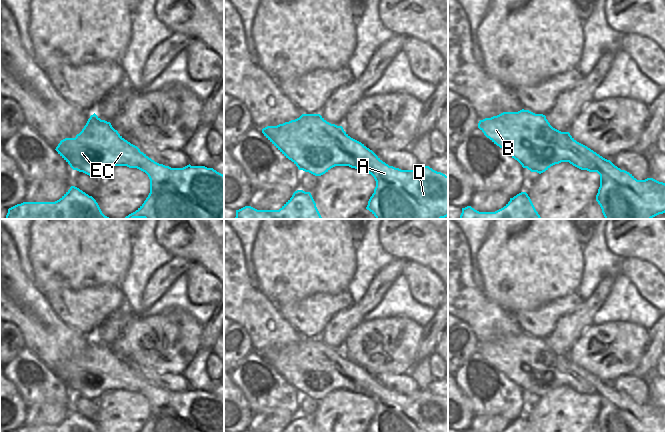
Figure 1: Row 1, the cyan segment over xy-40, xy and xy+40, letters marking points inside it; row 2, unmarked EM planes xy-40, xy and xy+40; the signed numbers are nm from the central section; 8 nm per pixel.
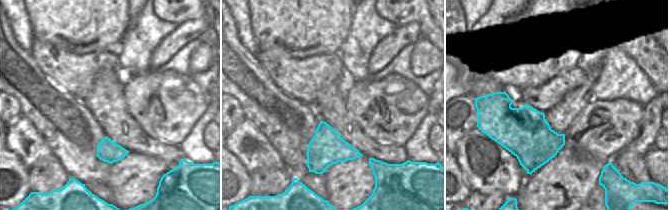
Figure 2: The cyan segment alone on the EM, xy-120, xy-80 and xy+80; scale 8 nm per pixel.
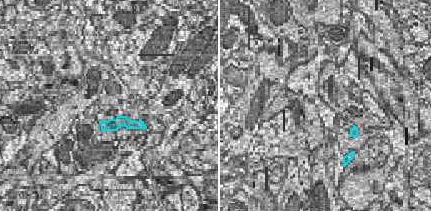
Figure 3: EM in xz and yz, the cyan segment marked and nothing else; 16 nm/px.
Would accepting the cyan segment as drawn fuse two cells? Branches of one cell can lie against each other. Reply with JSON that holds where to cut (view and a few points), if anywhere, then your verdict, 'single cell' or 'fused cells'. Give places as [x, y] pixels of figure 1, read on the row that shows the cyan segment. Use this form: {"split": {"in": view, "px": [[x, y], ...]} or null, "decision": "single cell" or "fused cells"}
{"split": null, "decision": "single cell"}

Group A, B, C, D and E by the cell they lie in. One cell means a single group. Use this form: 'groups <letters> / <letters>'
groups A B C D E

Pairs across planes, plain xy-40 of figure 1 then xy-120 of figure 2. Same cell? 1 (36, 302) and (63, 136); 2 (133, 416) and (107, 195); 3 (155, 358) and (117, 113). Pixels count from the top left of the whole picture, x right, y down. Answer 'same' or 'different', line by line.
1: same
2: different
3: different

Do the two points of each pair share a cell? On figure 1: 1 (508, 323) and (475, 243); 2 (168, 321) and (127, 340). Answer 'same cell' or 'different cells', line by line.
1: different cells
2: same cell

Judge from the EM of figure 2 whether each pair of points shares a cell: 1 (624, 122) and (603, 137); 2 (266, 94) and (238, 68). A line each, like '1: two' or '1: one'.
1: one
2: one

